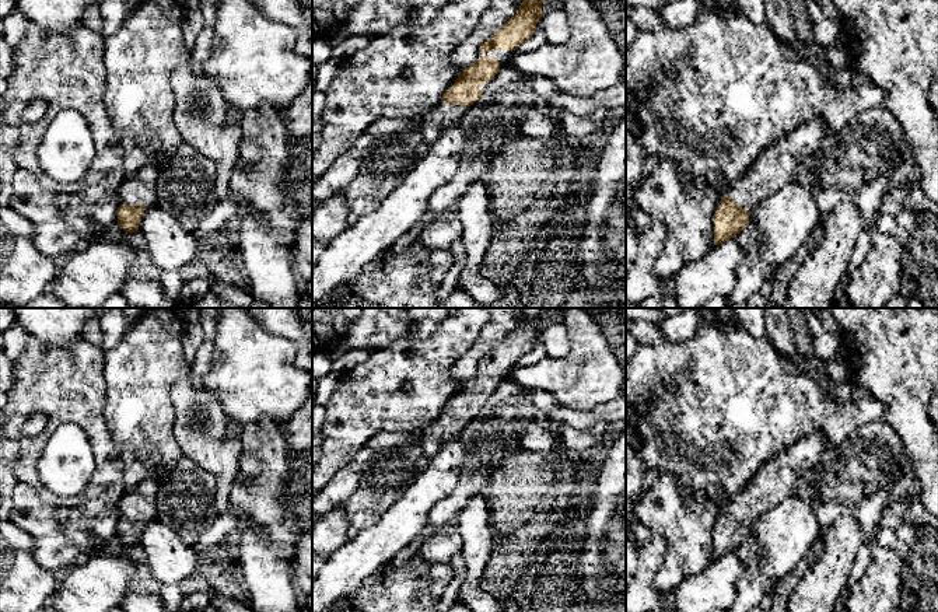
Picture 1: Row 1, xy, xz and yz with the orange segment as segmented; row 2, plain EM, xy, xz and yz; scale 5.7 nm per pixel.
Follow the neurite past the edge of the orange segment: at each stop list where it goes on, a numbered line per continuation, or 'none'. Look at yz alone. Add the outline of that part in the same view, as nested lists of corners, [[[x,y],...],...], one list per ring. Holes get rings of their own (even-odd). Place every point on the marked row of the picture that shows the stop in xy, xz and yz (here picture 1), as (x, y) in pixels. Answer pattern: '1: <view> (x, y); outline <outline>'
1: yz (777, 165); outline [[[822,120],[801,125],[764,148],[729,186],[727,196],[750,213],[760,202],[795,182],[799,165],[822,147],[825,136]]]

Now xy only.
1: xy (140, 189); outline [[[146,165],[139,172],[126,178],[116,189],[119,193],[119,206],[143,204],[146,209],[154,206],[157,196],[158,165]]]

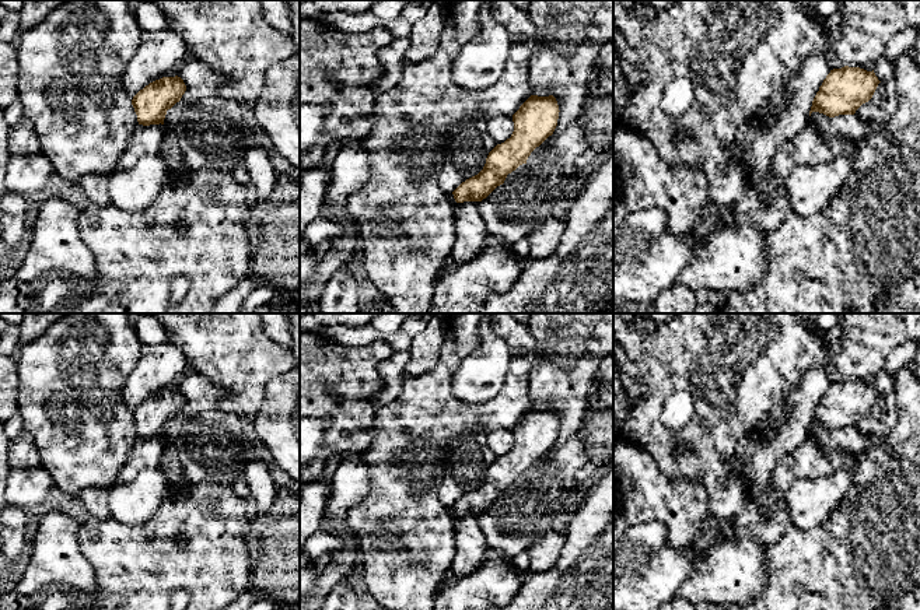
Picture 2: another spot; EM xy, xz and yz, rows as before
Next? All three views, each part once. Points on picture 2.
none

